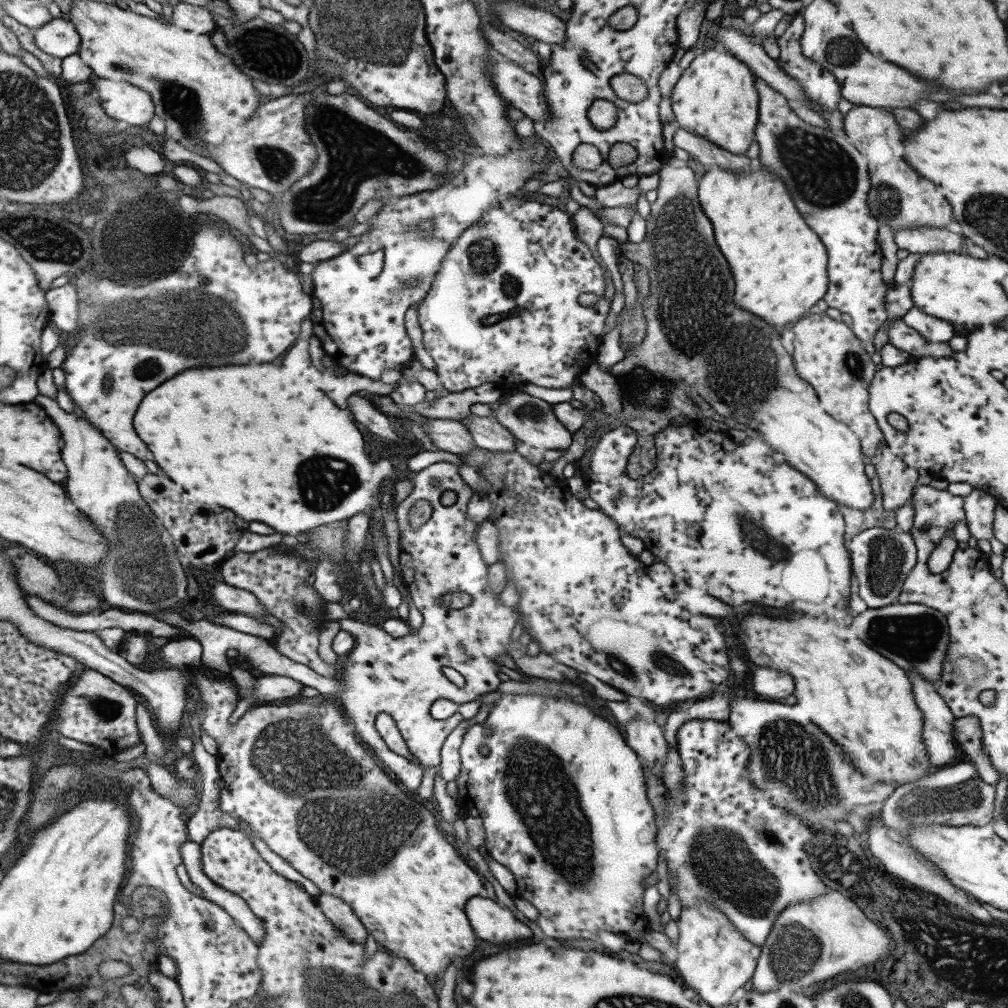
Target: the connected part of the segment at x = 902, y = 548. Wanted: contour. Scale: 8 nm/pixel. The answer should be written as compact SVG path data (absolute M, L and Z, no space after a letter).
M873 527L854 535L850 542L849 557L855 593L868 609L879 609L897 602L908 573L917 563L917 550L910 533Z

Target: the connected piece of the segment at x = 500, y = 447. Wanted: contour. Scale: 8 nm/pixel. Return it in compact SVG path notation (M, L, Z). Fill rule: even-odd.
M470 412L470 416L462 419L461 423L468 429L476 447L492 451L516 451L517 439L498 421Z

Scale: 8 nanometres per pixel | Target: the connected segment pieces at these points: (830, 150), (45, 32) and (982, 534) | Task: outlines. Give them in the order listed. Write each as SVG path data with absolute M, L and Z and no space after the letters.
M760 77L755 78L755 87L758 91L759 98L759 117L758 124L756 125L755 130L755 140L759 144L760 154L759 158L756 161L756 164L764 166L764 169L770 171L770 173L776 174L776 177L780 177L780 181L784 182L786 185L786 190L788 194L792 197L796 209L800 211L800 214L804 217L804 220L808 224L808 227L818 234L820 241L824 243L824 246L828 251L828 264L827 264L827 273L828 273L828 290L824 296L824 301L830 308L838 309L840 313L850 314L853 320L852 330L853 333L862 341L862 343L872 342L875 333L878 331L878 328L882 326L883 322L890 318L886 313L886 307L884 307L884 300L886 300L886 294L895 286L889 286L881 271L881 266L883 263L883 254L881 252L877 231L879 228L877 218L870 214L870 207L868 207L868 197L870 192L872 192L872 183L870 183L870 171L868 171L868 163L866 159L858 152L858 149L847 139L846 136L842 134L835 134L830 129L824 129L824 127L816 127L810 125L802 119L800 119L792 109L788 106L788 99L777 90L774 90L765 80L762 80Z
M55 18L41 27L33 29L35 45L46 54L66 58L77 54L80 46L80 35L76 27L61 18Z
M974 489L963 497L965 517L971 536L978 540L992 540L995 537L993 522L998 502L986 490Z

